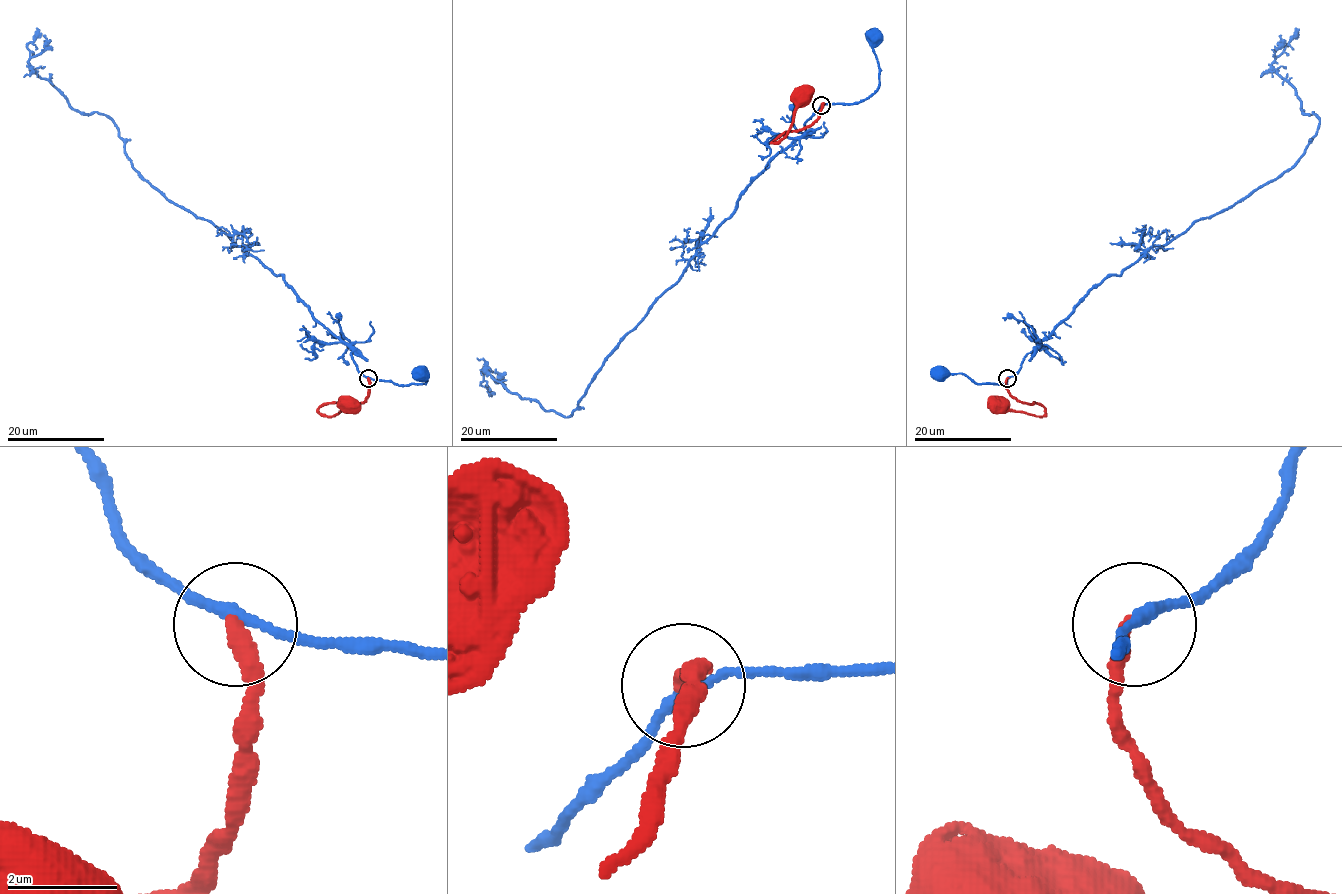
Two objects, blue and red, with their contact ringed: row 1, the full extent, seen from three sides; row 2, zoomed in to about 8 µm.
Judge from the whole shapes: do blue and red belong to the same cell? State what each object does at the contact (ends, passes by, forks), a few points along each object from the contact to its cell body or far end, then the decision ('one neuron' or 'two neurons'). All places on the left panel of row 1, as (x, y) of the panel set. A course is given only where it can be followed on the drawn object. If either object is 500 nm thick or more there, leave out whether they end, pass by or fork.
blue passes by; red ends; course blue (368, 378), (281, 275), (170, 201), (141, 176), (110, 119), (76, 111), (42, 79), (27, 45), (38, 29); course red (368, 378), (368, 395), (363, 401), (325, 403), (319, 411), (333, 416), (345, 404); two neurons

